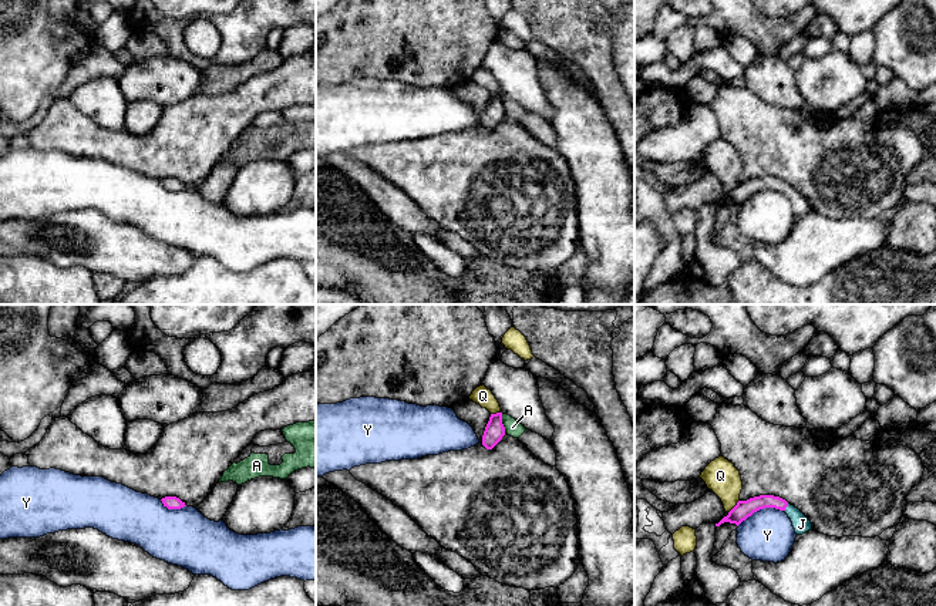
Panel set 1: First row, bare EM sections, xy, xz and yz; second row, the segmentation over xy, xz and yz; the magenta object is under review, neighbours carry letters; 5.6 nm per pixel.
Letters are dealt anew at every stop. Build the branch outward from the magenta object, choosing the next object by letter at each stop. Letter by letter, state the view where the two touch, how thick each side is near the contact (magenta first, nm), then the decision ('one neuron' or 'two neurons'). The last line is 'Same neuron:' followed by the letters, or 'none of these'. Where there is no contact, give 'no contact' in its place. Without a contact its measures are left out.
A: contact in xz; calibres 110 and 90 nm; two neurons
J: contact in yz; calibres 100 and 100 nm; one neuron
Q: contact in yz; calibres 100 and 190 nm; two neurons
Y: contact in yz; calibres 100 and 300 nm; two neurons
Same neuron: J

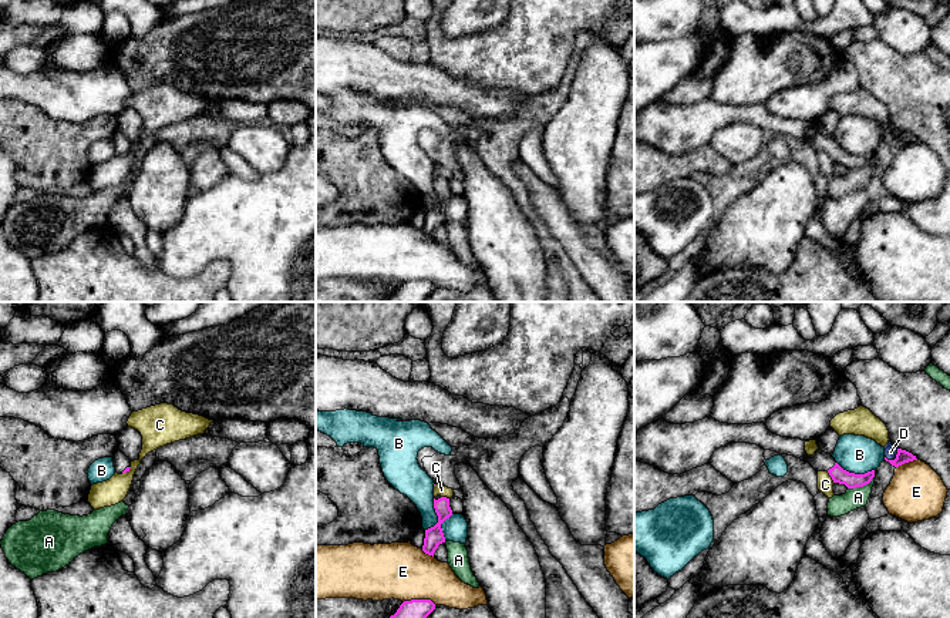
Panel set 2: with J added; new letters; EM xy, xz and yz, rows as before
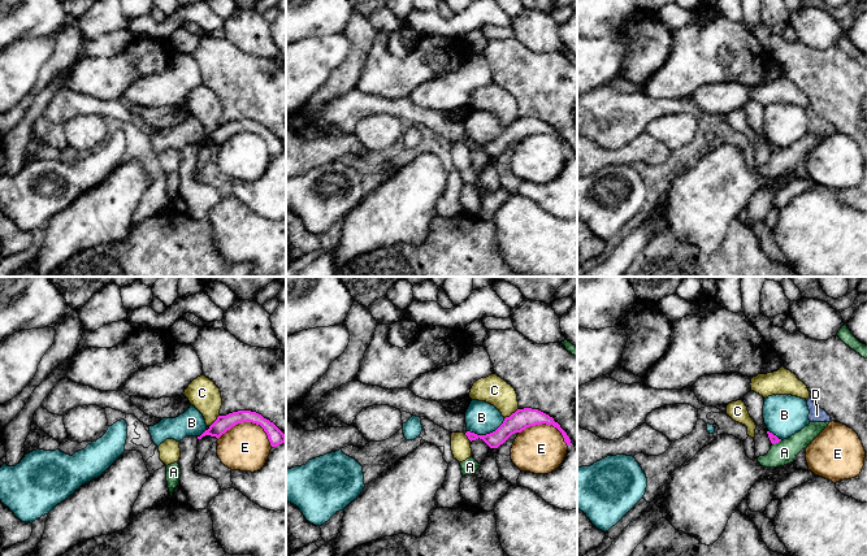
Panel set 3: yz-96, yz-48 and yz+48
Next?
A: contact in yz; calibres 90 and 120 nm; two neurons
B: contact in yz; calibres 90 and 220 nm; two neurons
C: contact in yz; calibres 90 and 100 nm; two neurons
D: contact in yz; calibres 70 and 70 nm; two neurons
E: contact in yz; calibres 70 and 320 nm; two neurons
Same neuron: none of these

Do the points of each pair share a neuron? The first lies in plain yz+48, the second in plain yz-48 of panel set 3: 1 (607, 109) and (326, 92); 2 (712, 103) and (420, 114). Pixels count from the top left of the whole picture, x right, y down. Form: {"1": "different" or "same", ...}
{"1": "different", "2": "different"}

